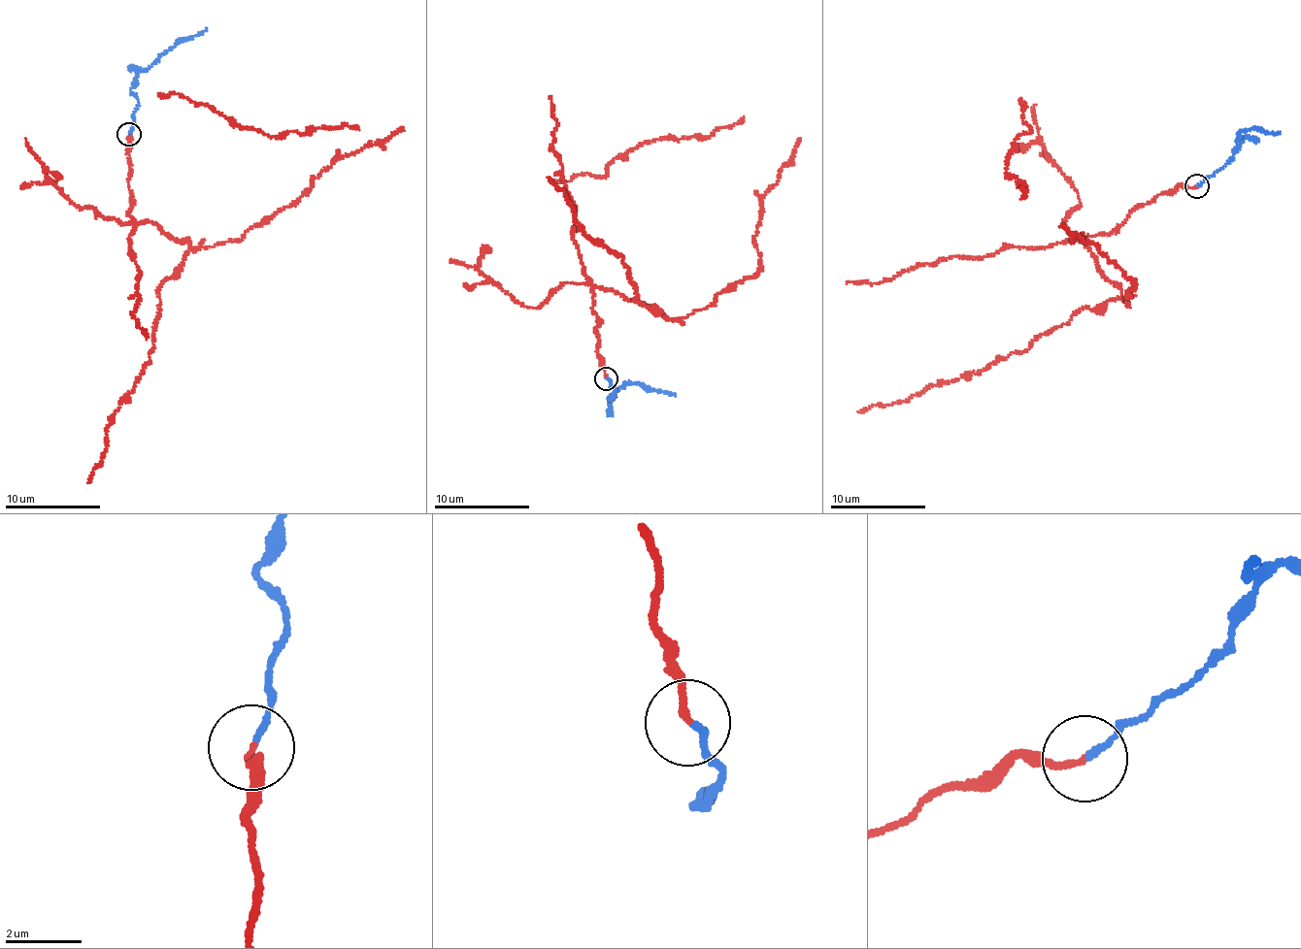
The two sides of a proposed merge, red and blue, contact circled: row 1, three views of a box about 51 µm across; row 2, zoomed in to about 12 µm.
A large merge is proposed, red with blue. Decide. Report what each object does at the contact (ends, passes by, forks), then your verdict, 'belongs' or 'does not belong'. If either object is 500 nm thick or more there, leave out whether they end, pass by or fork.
red ends | blue ends | does not belong

